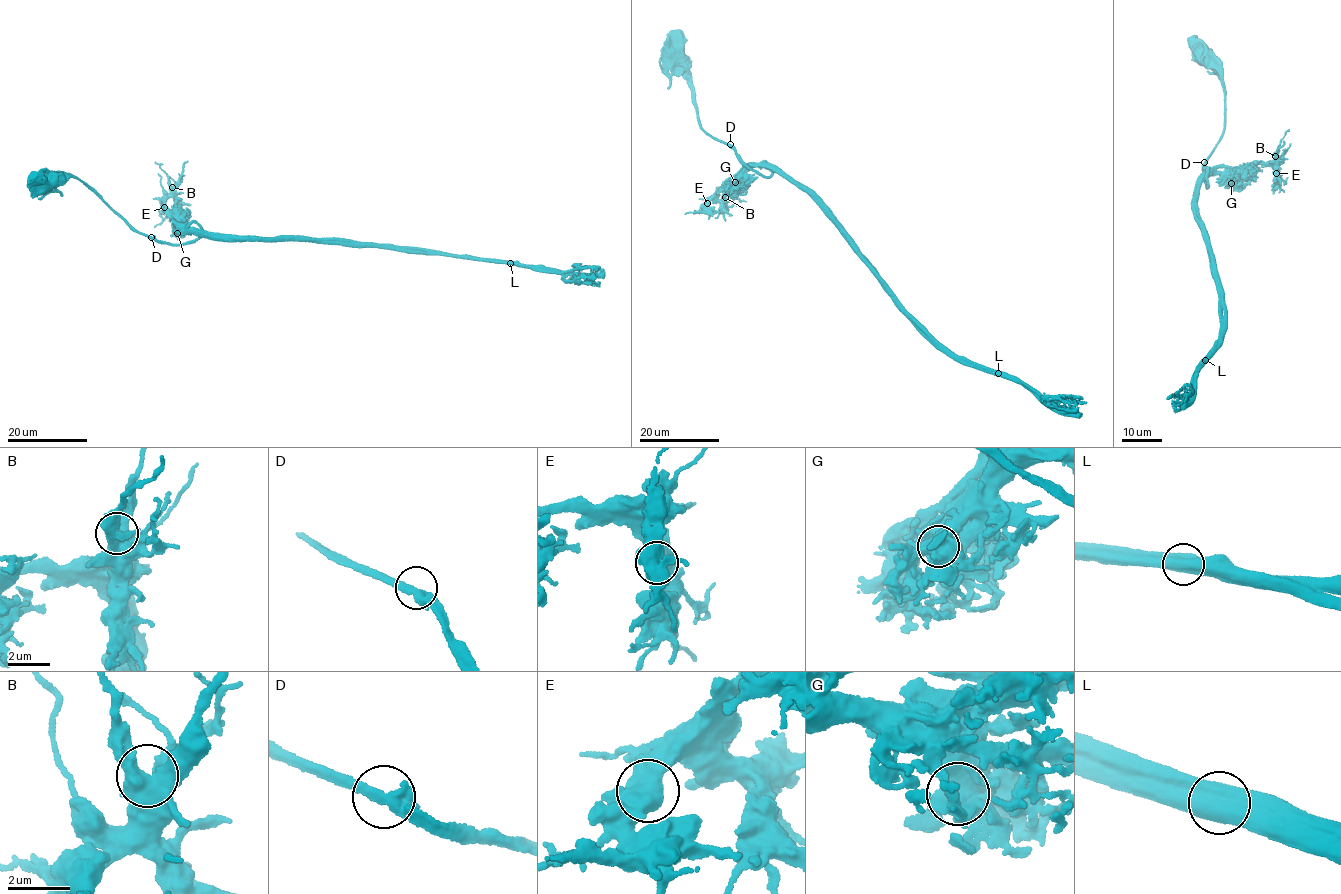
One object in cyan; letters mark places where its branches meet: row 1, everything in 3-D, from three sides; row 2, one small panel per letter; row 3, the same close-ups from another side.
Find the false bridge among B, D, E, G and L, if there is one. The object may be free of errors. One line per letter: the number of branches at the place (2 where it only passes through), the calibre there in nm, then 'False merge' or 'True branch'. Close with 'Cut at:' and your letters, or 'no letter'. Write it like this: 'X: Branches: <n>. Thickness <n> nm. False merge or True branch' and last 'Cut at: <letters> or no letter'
B: Branches: 3. Thickness 480 nm. True branch
D: Branches: 2. Thickness 400 nm. True branch
E: Branches: 2. Thickness 600 nm. True branch
G: Branches: 4. Thickness 550 nm. True branch
L: Branches: 2. Thickness 700 nm. False merge
Cut at: L

